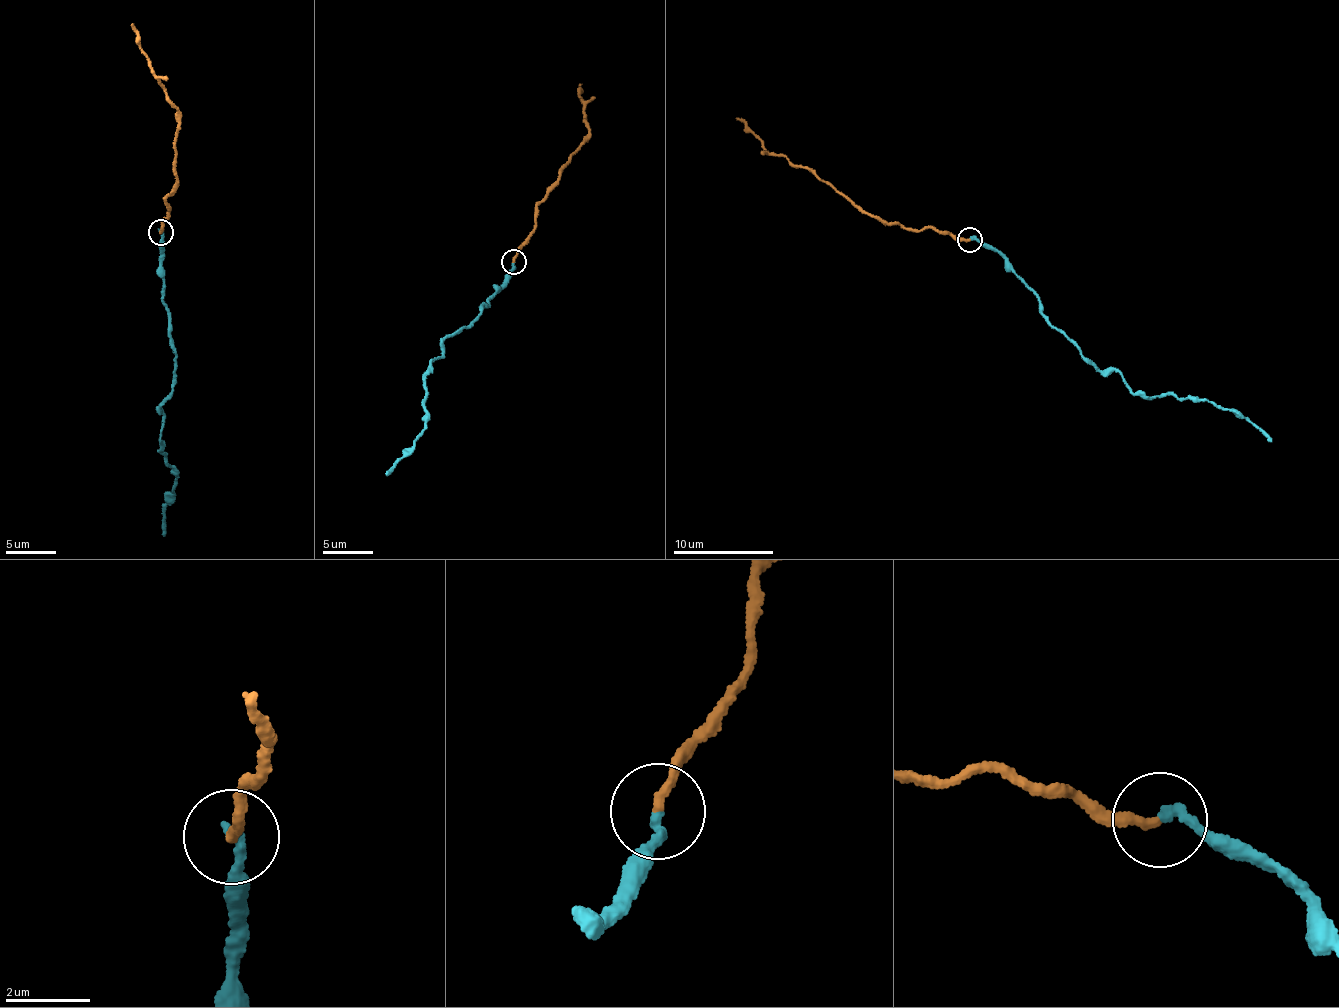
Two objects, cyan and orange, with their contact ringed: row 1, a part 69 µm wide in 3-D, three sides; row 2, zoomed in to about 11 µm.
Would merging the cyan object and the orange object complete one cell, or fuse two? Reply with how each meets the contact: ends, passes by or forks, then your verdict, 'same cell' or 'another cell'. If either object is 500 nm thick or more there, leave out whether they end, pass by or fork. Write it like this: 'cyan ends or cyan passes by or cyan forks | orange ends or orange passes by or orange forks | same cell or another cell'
cyan ends | orange ends | another cell

